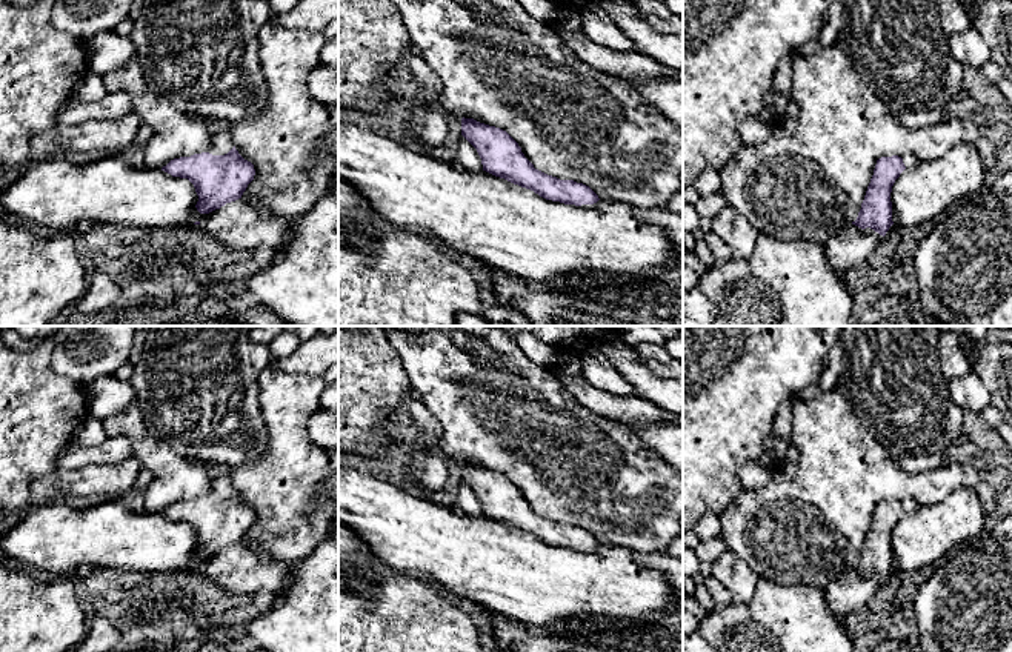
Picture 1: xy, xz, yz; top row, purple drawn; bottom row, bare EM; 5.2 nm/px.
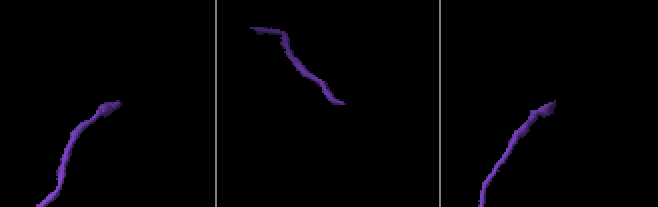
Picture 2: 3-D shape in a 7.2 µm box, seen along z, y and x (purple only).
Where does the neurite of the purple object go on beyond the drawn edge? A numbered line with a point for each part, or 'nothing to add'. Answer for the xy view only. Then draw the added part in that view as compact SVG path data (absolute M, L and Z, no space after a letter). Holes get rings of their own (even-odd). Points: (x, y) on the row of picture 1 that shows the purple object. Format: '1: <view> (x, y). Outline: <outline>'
1: xy (222, 142). Outline: M206 120L209 132L212 135L212 146L208 151L212 155L225 155L234 148L234 140L229 134L229 128L223 120Z

